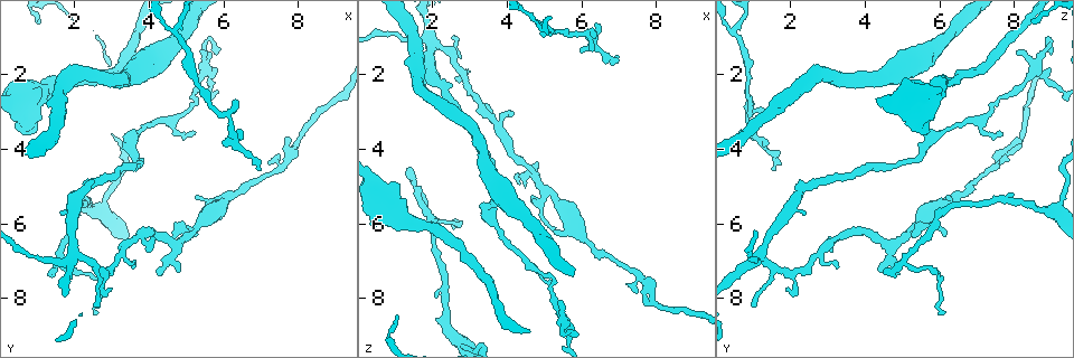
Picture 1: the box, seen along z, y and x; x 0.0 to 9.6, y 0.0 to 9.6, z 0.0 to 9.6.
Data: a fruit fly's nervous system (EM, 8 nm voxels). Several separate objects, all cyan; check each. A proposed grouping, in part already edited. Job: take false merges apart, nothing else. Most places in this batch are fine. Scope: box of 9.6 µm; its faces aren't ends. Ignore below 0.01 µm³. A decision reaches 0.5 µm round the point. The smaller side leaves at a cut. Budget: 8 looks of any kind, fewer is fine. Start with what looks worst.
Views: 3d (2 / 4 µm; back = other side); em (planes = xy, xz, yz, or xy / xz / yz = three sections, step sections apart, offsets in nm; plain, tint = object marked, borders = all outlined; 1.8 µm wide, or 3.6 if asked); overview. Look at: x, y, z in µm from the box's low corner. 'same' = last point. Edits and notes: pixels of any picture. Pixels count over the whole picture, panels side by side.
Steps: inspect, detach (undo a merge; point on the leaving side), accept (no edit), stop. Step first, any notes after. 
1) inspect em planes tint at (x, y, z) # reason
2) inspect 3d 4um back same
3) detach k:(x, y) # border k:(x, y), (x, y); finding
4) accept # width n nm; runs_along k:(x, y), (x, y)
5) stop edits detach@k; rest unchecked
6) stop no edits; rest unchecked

inspect 3d 2um at (1.65, 6.95, 5.05) # a fork

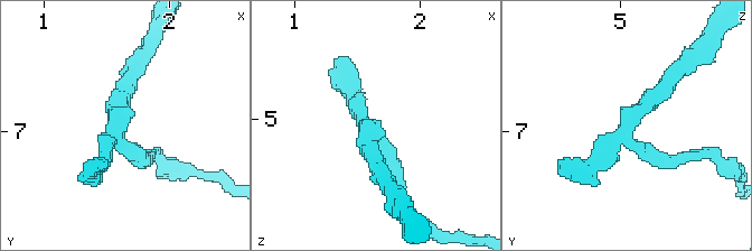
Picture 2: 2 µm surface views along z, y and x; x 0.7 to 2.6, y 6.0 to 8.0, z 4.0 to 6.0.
inspect em xy step 4 tint at (1.62, 6.96, 5.06)

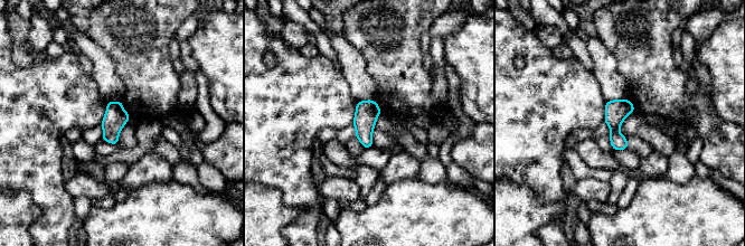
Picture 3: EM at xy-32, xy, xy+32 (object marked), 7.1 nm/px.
inspect em xz step 8 tint same

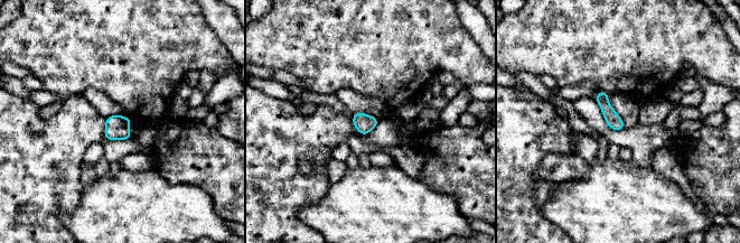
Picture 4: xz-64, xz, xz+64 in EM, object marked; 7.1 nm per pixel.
accept # all the same cell

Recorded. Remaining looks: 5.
inspect em planes plain at (5.45, 1.85, 8.55) # branch point

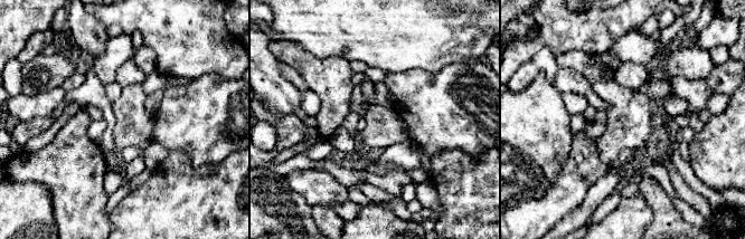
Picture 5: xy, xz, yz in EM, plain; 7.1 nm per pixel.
inspect em planes tint same # where the object lies

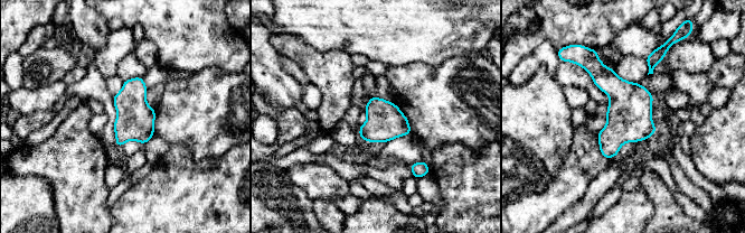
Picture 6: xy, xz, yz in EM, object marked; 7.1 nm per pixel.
accept # width 280 nm; continuous, no second cell

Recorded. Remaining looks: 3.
inspect 3d 4um at (2.10, 6.85, 1.25) # four or more arms meet

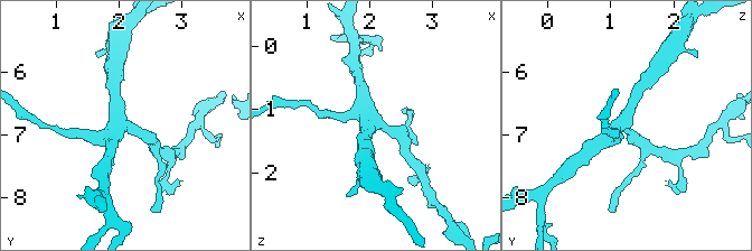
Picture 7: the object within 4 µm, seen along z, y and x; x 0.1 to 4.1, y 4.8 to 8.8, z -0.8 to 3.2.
inspect em planes tint at (2.10, 6.85, 1.25) # arms 4

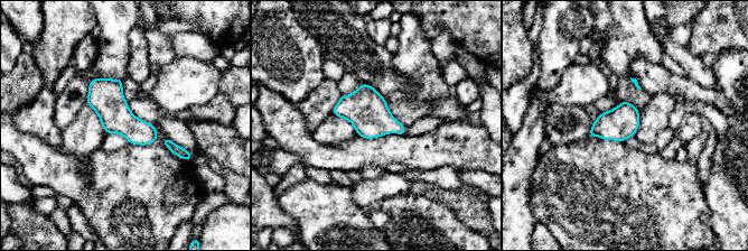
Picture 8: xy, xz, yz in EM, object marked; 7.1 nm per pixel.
accept # continuous, no second cell

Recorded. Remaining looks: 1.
stop no edits; rest unchecked

